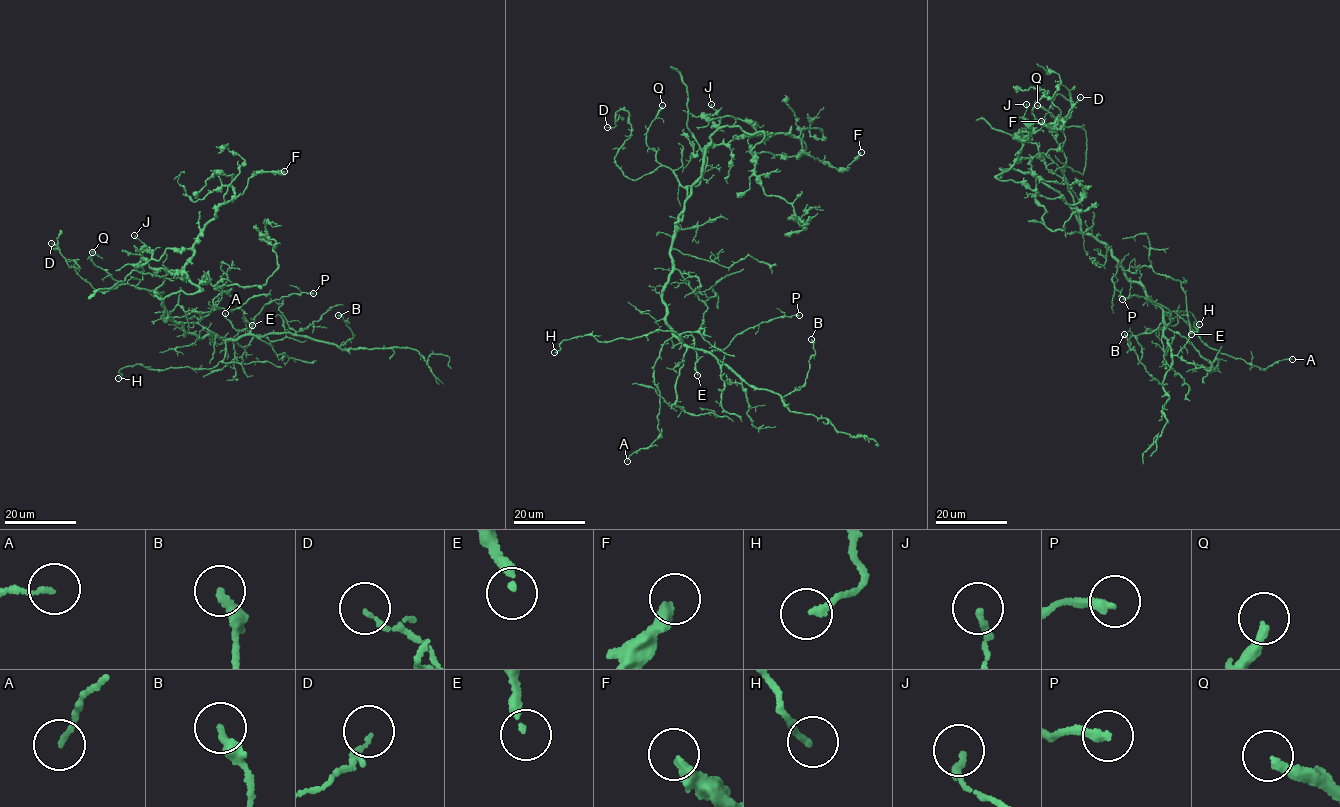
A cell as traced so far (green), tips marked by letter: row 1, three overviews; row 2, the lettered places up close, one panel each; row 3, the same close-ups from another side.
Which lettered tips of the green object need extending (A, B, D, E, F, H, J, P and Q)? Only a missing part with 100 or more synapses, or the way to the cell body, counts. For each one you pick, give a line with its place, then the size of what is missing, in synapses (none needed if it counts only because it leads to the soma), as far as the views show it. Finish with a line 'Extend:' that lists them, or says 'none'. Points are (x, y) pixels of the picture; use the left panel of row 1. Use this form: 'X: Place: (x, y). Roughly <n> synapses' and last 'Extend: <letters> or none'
Extend: none

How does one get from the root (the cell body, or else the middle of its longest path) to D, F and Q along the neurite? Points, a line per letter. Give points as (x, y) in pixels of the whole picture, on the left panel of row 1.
D: (165, 317), (159, 293), (122, 283), (99, 291), (78, 275), (76, 261), (78, 269), (68, 265), (51, 243)
F: (165, 317), (155, 292), (199, 289), (185, 266), (215, 210), (253, 174), (284, 171)
Q: (165, 317), (164, 304), (159, 293), (114, 279), (94, 264), (92, 252)

